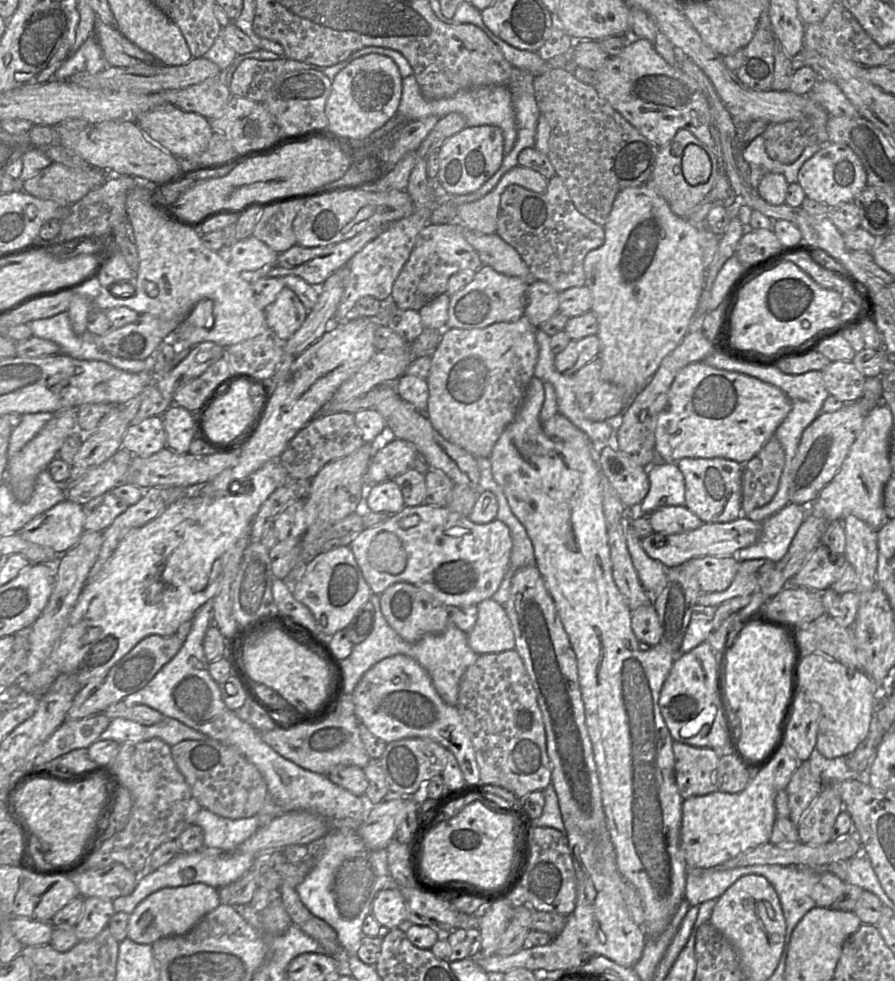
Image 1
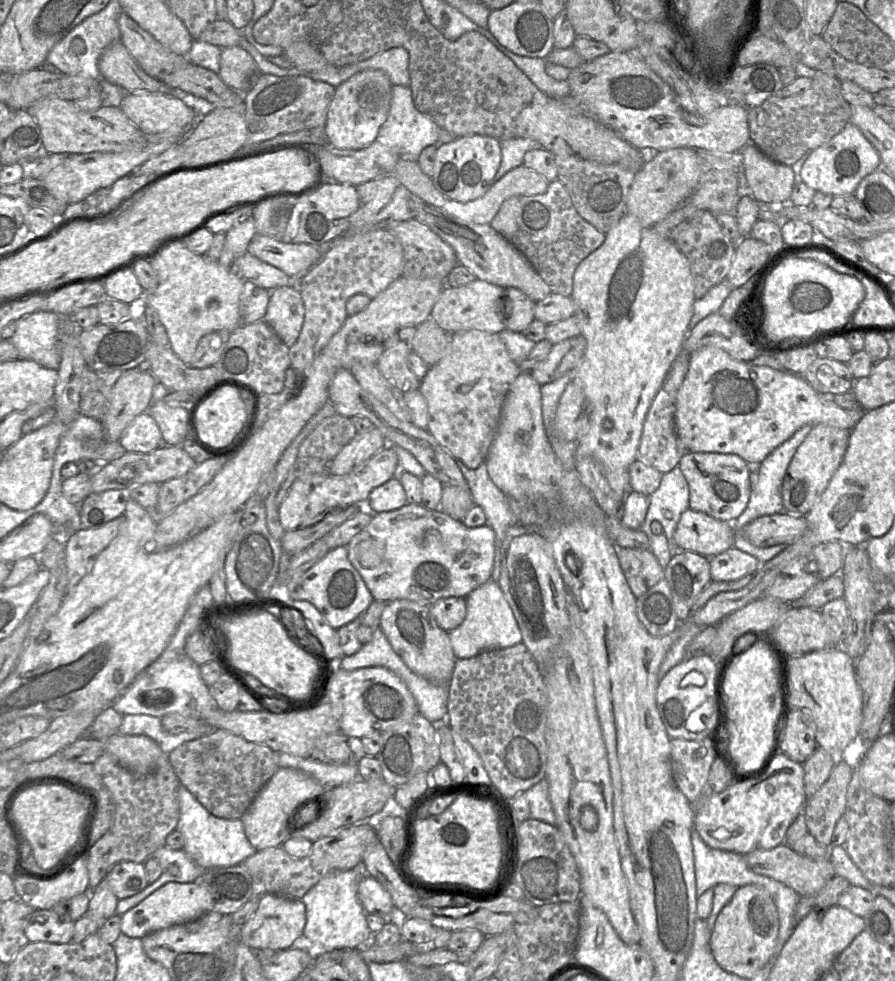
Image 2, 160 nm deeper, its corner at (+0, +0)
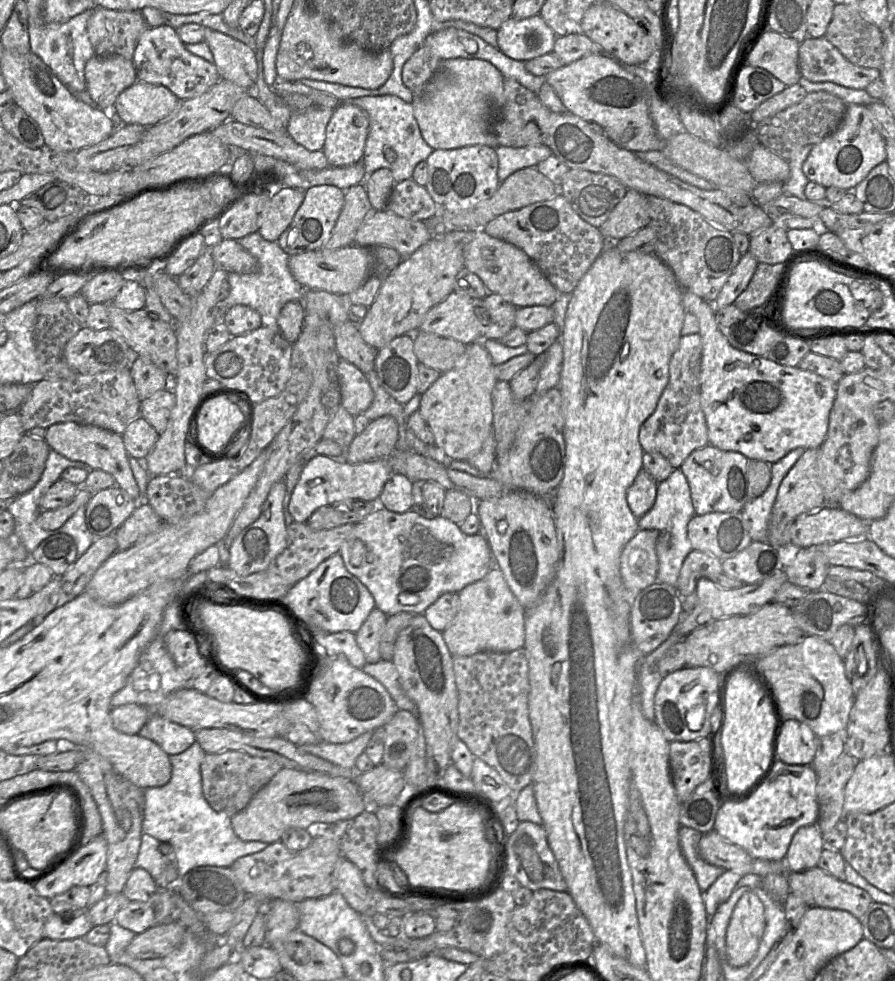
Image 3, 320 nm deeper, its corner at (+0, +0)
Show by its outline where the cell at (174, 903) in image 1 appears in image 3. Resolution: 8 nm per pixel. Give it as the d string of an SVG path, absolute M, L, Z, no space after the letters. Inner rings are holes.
M126 902L117 912L114 923L120 927L141 934L155 926L155 912L148 902Z

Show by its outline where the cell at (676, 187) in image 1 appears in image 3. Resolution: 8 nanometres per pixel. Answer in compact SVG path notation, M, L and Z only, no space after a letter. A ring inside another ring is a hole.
M628 189L599 229L606 240L619 241L649 224L647 196Z

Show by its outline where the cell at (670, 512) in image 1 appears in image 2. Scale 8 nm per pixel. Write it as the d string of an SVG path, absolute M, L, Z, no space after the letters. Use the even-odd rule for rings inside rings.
M689 508L680 515L673 540L679 550L711 558L733 547L735 535L733 522L720 521Z

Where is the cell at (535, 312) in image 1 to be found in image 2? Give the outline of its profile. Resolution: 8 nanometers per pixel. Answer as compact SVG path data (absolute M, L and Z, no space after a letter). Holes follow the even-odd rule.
M506 288L503 310L506 307L506 329L523 332L535 320L536 302L532 301L524 292L517 288Z

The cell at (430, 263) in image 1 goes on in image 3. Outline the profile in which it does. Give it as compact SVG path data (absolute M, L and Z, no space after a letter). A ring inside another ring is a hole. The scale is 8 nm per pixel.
M373 211L357 231L352 245L387 246L406 259L432 237L423 221L409 220L389 211Z

